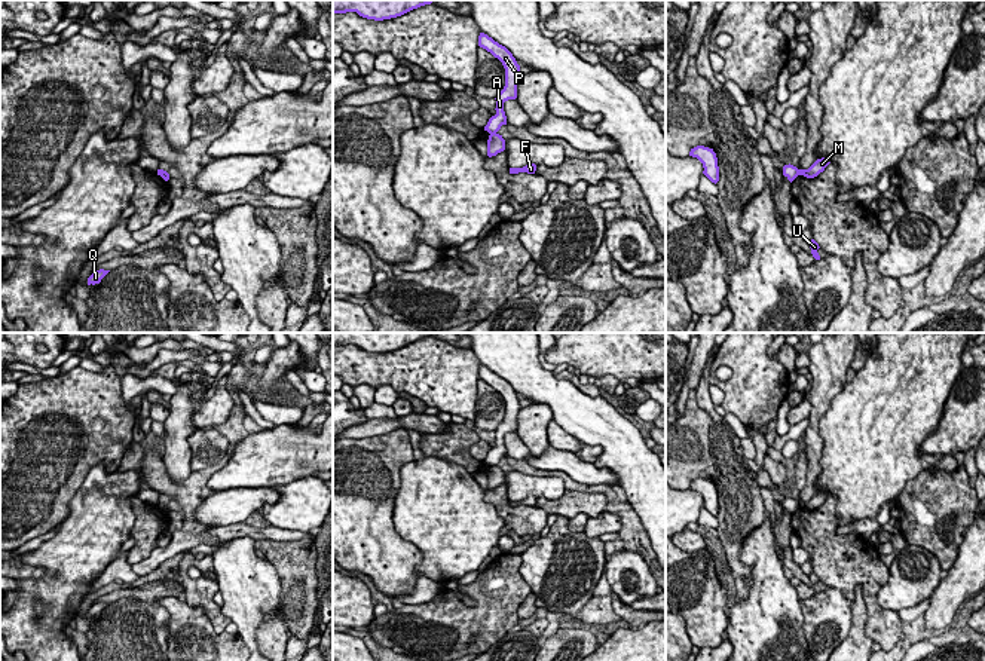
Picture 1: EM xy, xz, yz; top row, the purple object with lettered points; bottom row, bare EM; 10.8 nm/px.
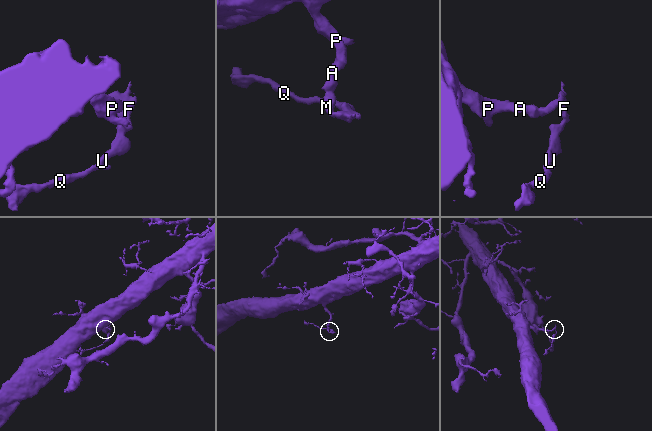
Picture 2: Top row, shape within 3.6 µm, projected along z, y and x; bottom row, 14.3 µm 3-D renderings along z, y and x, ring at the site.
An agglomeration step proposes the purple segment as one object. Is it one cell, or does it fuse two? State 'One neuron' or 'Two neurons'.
Two neurons

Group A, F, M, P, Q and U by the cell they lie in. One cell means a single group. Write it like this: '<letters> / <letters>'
A P / F M Q U

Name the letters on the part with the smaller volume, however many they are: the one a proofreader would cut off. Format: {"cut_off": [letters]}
{"cut_off": ["F", "M", "Q", "U"]}

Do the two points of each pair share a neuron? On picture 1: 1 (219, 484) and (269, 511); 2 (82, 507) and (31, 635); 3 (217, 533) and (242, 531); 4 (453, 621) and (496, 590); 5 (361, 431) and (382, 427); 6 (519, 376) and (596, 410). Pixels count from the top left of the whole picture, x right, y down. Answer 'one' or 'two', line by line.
1: two
2: one
3: one
4: one
5: one
6: one

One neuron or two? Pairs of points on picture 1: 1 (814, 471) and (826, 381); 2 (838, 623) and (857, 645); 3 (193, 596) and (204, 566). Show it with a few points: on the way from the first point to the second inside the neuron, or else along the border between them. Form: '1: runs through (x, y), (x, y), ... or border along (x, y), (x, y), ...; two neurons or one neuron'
1: runs through (814, 449), (814, 418), (820, 403); one neuron
2: border along (852, 600), (852, 627), (838, 645); two neurons
3: runs through (190, 584), (184, 578), (184, 568), (192, 563); one neuron

